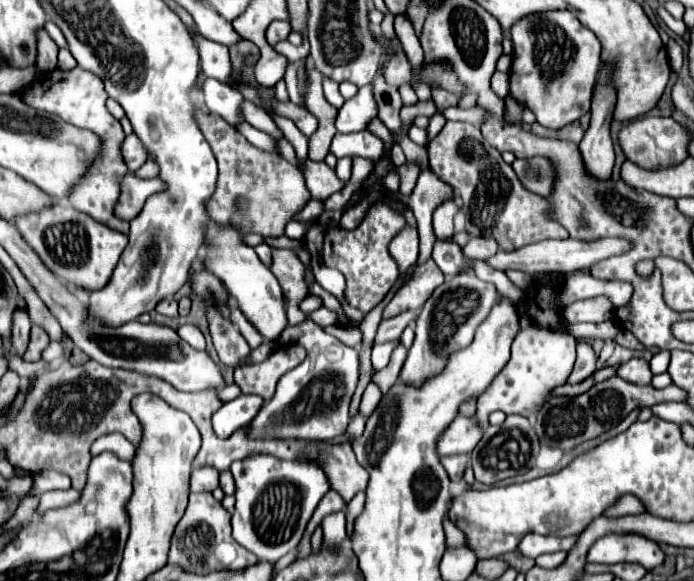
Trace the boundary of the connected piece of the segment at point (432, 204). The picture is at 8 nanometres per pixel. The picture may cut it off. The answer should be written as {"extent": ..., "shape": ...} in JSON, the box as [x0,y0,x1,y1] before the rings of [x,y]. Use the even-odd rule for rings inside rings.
{"extent":[401,169,454,261],"shape":[[[424,169],[418,177],[418,183],[412,191],[412,195],[401,196],[402,202],[412,207],[418,231],[420,231],[420,257],[418,261],[426,261],[434,247],[434,233],[432,233],[432,213],[436,207],[440,207],[444,201],[454,199],[454,189],[450,189],[442,179],[434,177],[430,169]]]}

